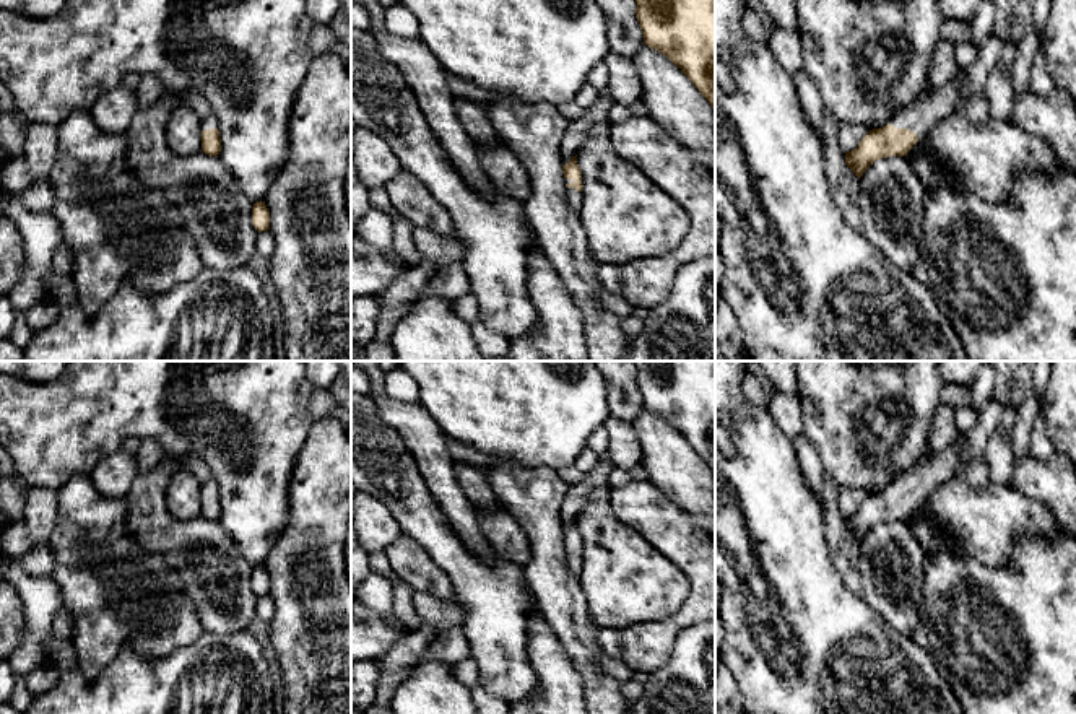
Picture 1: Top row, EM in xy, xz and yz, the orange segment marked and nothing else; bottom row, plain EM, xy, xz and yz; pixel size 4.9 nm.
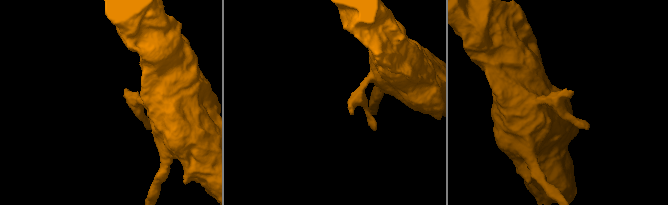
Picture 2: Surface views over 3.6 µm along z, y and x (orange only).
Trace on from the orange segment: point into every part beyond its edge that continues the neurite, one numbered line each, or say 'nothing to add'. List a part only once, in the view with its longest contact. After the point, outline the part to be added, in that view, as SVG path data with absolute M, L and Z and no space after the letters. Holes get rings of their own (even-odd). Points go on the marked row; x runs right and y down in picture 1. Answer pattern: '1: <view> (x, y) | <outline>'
1: yz (920, 117) | M951 78L941 88L912 104L907 111L899 112L889 120L896 128L909 128L917 133L918 140L925 137L939 120L957 111L959 83Z

